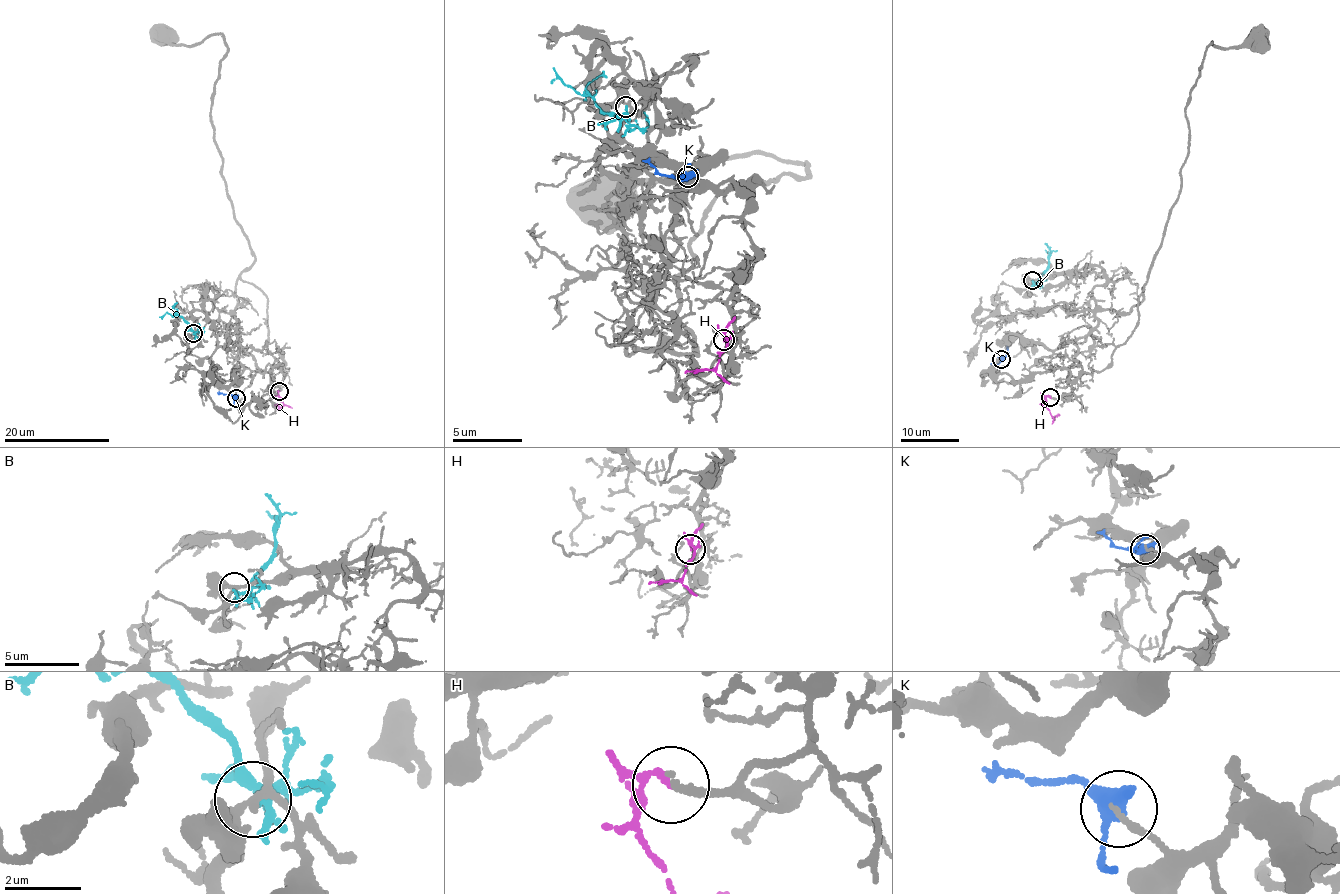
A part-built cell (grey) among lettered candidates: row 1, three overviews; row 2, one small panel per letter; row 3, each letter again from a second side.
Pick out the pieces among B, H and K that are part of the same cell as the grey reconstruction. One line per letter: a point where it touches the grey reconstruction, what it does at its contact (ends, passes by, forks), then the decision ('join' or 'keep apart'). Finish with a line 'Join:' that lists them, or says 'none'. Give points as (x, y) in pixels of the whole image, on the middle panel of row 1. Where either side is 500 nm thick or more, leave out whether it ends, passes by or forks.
B: meets grey at (626, 107); it forks there; keep apart
H: meets grey at (723, 340); it passes by; join
K: meets grey at (687, 176); it passes by; keep apart
Join: H

